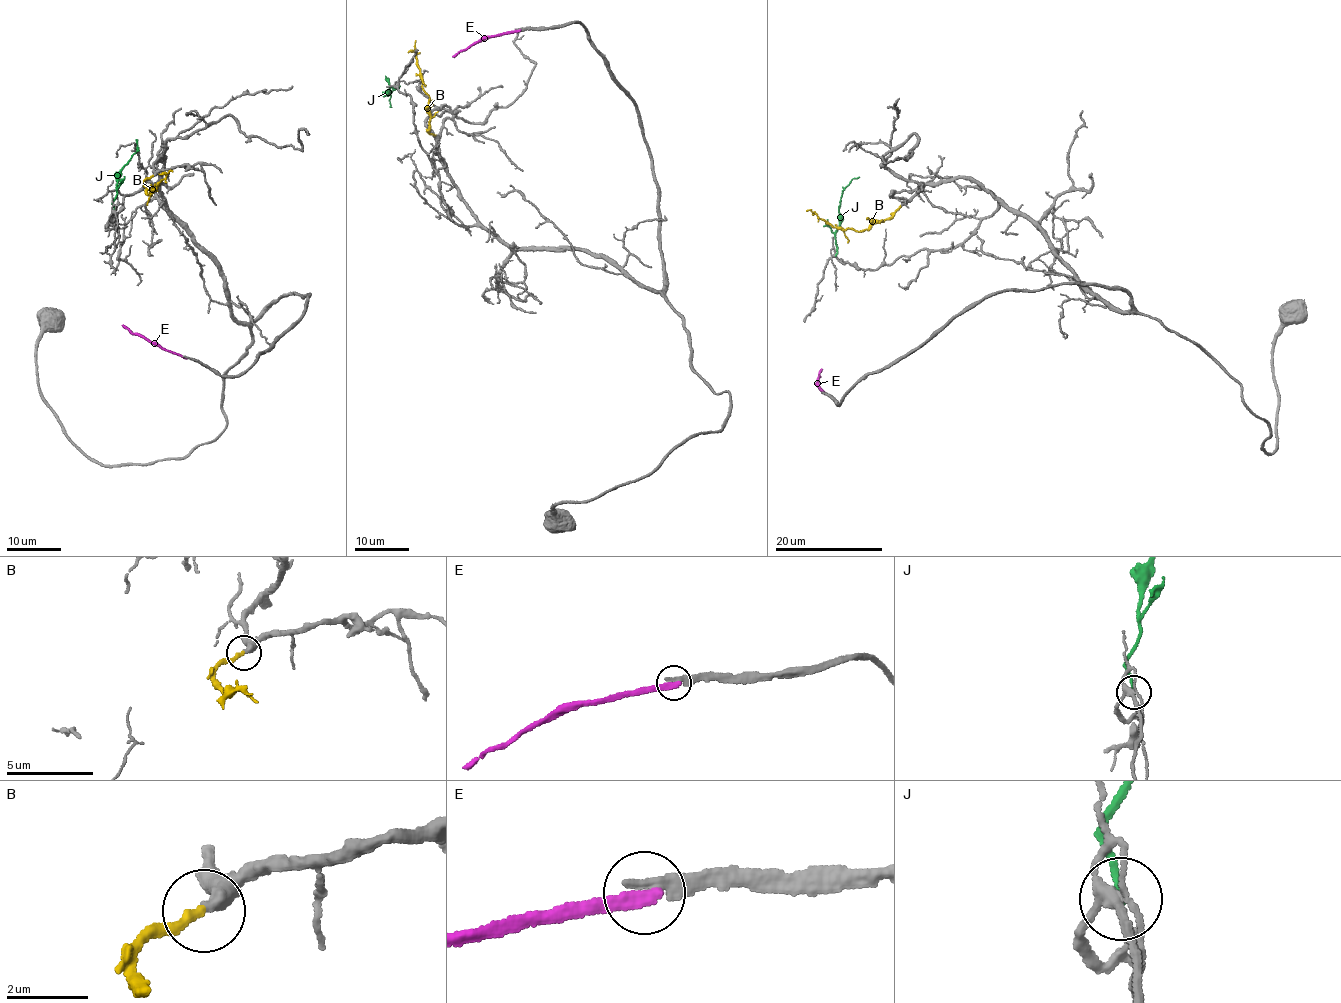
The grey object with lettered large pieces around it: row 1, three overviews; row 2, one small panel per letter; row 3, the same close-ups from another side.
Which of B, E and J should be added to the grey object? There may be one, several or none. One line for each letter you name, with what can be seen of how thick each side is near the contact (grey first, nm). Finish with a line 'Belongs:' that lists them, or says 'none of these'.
B: 400 nm thick on the grey side, 240 nm on the other
Belongs: B

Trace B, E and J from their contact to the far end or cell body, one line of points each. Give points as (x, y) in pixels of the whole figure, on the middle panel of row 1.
B: (435, 135), (430, 134), (427, 93), (422, 87), (415, 40)
E: (518, 30), (480, 39), (453, 57)
J: (399, 86), (384, 92), (390, 91), (391, 107)

